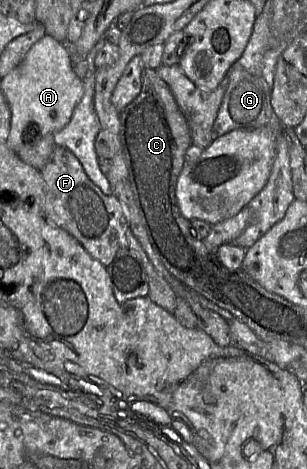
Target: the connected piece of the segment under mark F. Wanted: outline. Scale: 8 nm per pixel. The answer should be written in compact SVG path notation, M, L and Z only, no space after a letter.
M56 146L40 173L45 182L43 214L50 223L67 231L92 258L105 267L111 264L119 250L129 249L129 225L122 203L114 194L105 195L88 178L81 163L70 150Z

